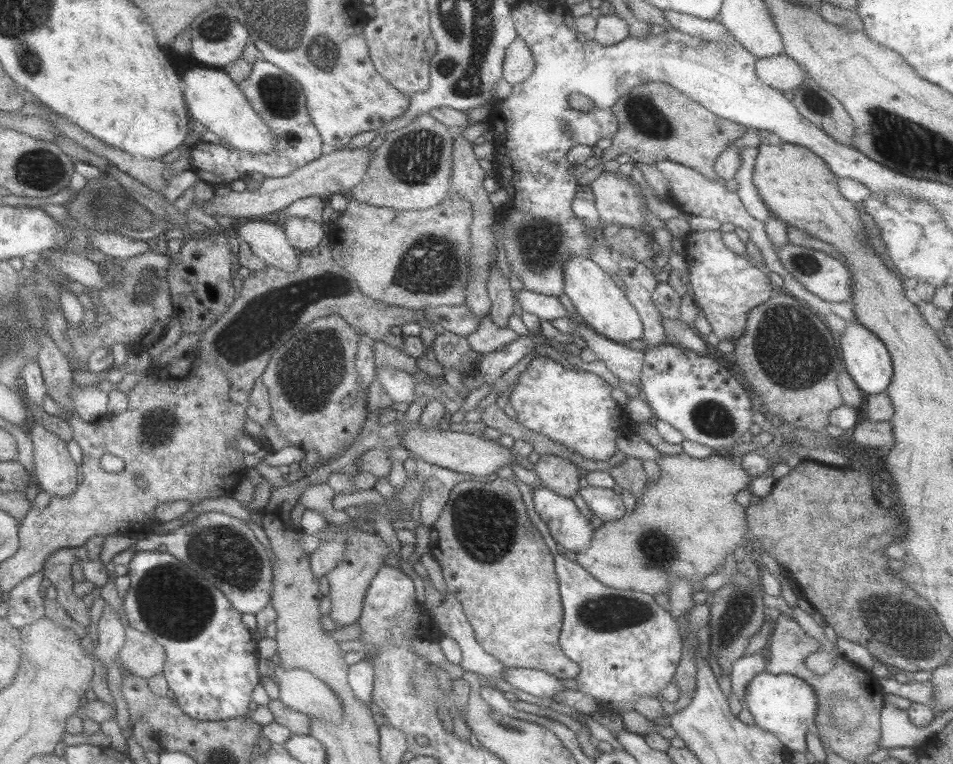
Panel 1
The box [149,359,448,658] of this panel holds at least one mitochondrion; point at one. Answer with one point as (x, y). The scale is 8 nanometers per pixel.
(223, 556)

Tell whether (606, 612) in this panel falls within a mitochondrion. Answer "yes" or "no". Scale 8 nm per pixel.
yes

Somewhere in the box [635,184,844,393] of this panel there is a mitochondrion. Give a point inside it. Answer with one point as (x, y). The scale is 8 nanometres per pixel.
(788, 345)

